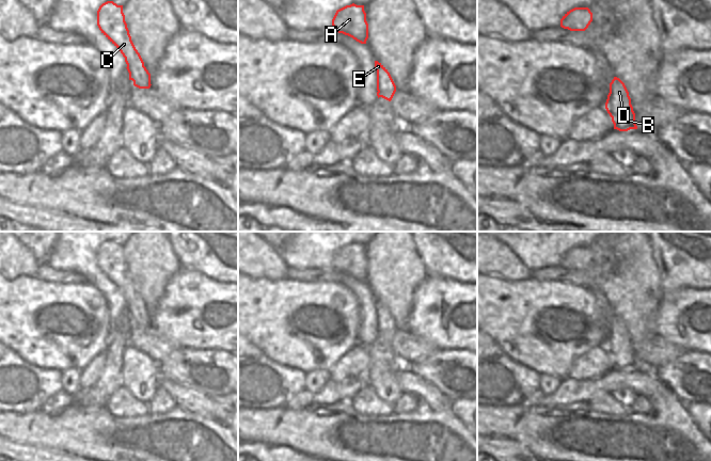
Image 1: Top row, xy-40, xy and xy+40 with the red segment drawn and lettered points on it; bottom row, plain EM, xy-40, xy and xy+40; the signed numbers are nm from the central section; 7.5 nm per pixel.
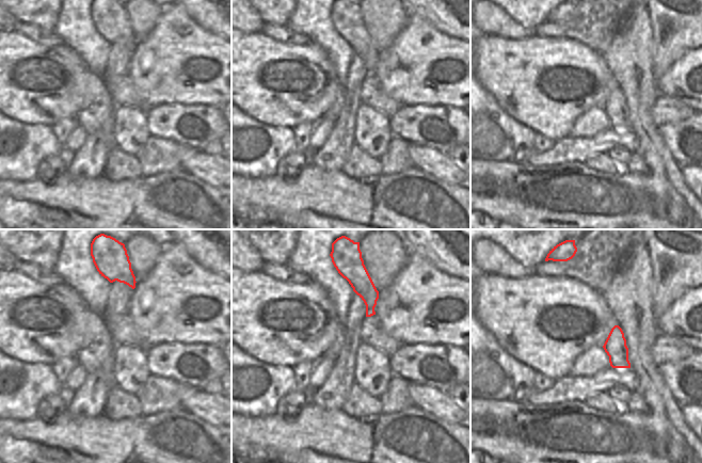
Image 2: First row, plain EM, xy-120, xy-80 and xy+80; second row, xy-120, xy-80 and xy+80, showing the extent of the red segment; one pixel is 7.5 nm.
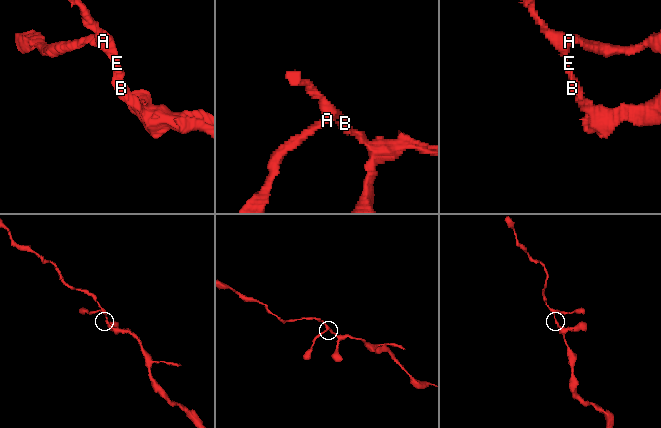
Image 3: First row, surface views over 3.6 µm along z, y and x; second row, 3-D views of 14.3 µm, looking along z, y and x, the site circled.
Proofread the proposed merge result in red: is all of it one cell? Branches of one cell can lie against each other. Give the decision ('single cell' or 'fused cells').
single cell

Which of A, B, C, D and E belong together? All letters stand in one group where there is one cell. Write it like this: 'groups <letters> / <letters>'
groups A B C D E

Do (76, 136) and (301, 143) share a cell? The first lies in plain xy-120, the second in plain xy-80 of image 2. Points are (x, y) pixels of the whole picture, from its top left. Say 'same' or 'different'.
different

